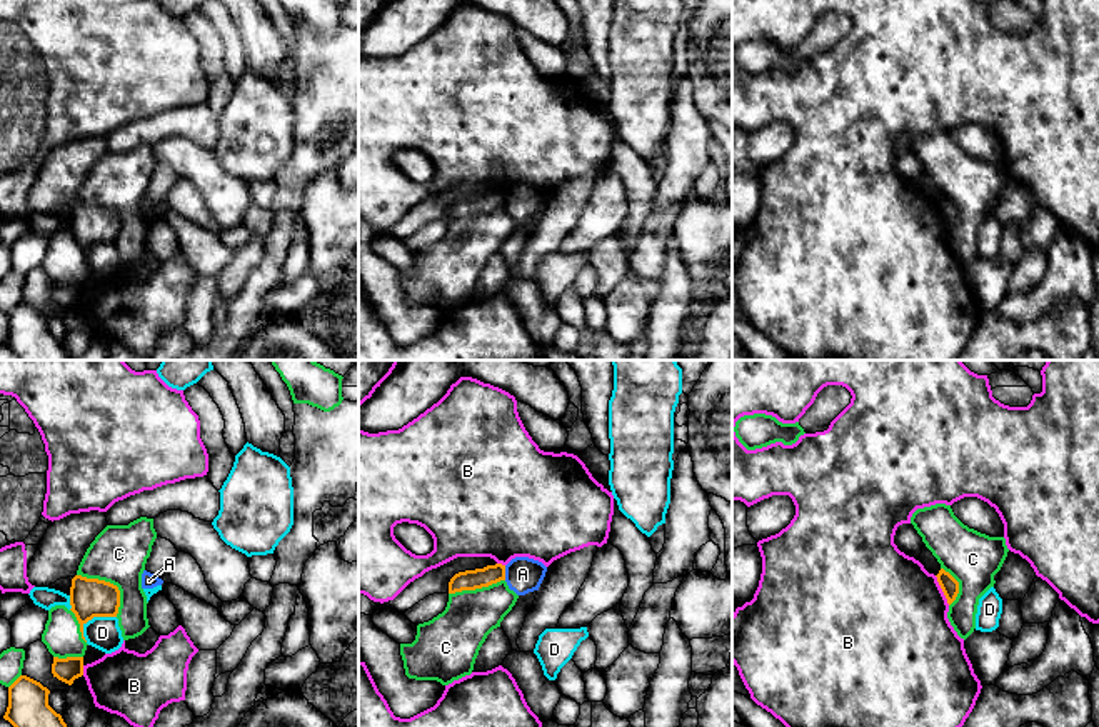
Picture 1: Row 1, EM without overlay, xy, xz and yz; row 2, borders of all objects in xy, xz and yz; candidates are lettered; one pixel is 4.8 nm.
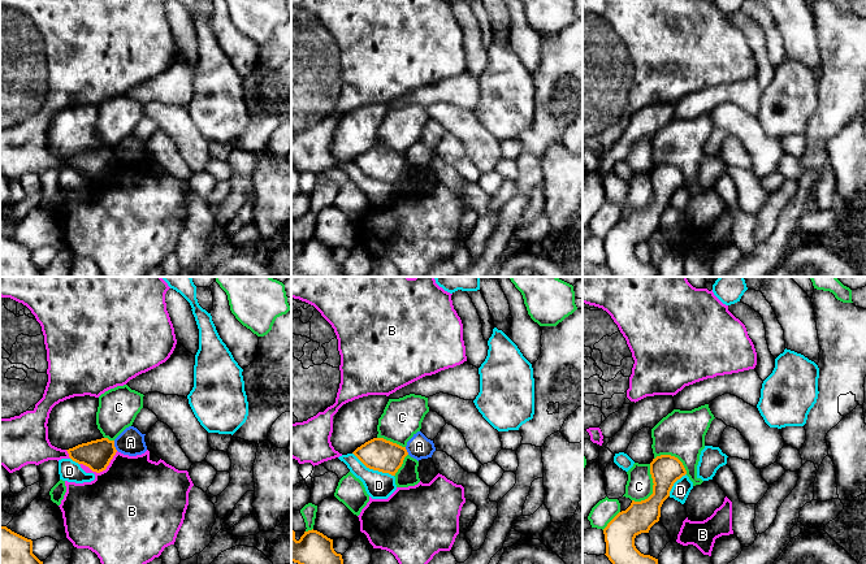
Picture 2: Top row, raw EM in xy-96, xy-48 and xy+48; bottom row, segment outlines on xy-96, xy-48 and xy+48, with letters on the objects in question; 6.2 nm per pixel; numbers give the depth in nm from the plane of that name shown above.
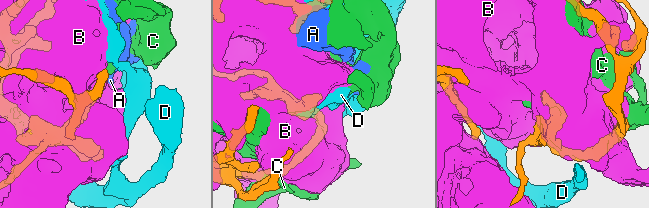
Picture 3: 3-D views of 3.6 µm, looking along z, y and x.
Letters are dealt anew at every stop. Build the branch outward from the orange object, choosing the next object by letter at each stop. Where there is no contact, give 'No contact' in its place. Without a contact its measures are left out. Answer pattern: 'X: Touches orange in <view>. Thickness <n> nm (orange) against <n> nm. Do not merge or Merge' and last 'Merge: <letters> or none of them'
A: Touches orange in xz. Thickness 100 nm (orange) against 170 nm. Do not merge
B: Touches orange in yz. Thickness 90 nm (orange) against 500 nm. Do not merge
C: Touches orange in xy. Thickness 190 nm (orange) against 280 nm. Do not merge
D: Touches orange in xy. Thickness 190 nm (orange) against 160 nm. Do not merge
Merge: none of them

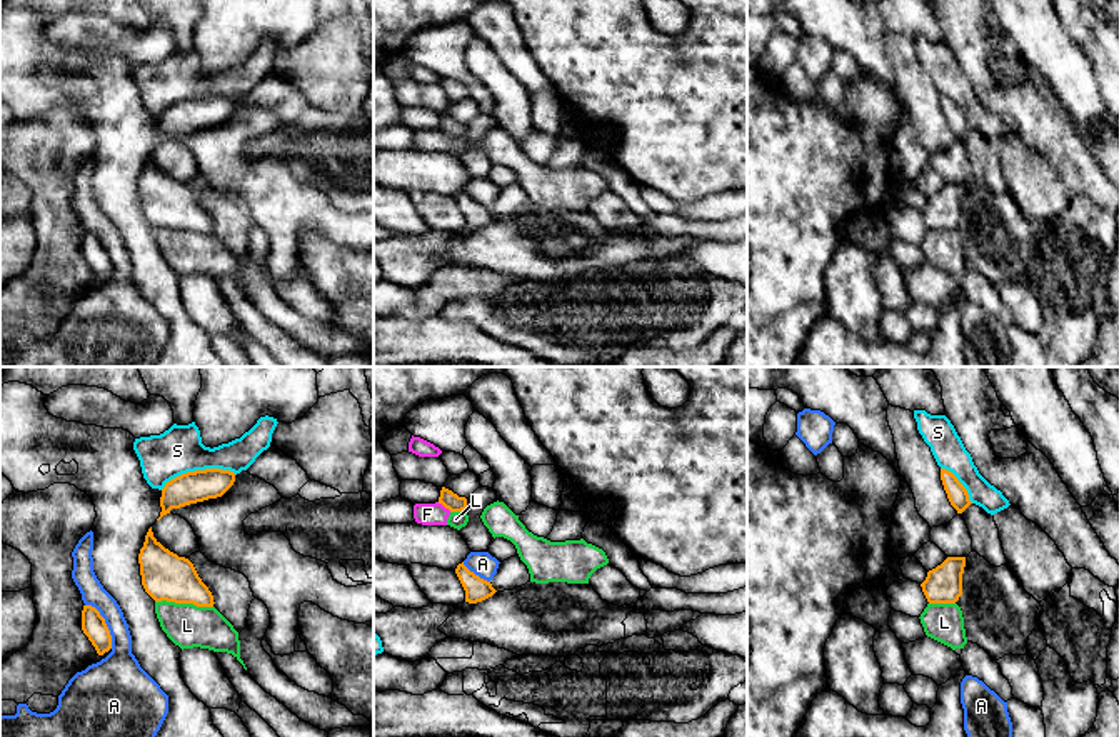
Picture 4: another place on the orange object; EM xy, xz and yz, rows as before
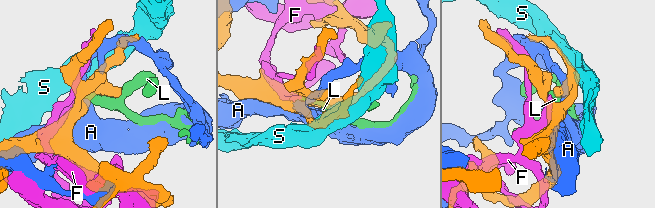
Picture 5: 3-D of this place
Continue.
A: Touches orange in xy. Thickness 120 nm (orange) against 220 nm. Do not merge
F: Touches orange in xz. Thickness 90 nm (orange) against 110 nm. Do not merge
L: Touches orange in xy. Thickness 240 nm (orange) against 220 nm. Do not merge
S: Touches orange in xy. Thickness 150 nm (orange) against 220 nm. Do not merge
Merge: none of them

